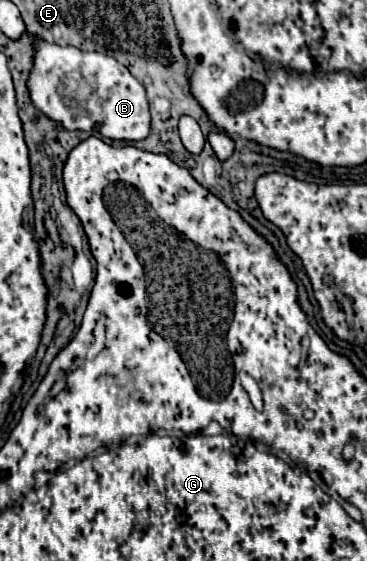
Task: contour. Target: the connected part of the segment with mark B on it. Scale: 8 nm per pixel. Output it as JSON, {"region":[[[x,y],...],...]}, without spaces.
{"region":[[[34,39],[34,59],[28,73],[28,93],[36,109],[64,129],[96,131],[108,139],[140,141],[150,133],[150,111],[144,87],[114,57],[88,53]]]}

